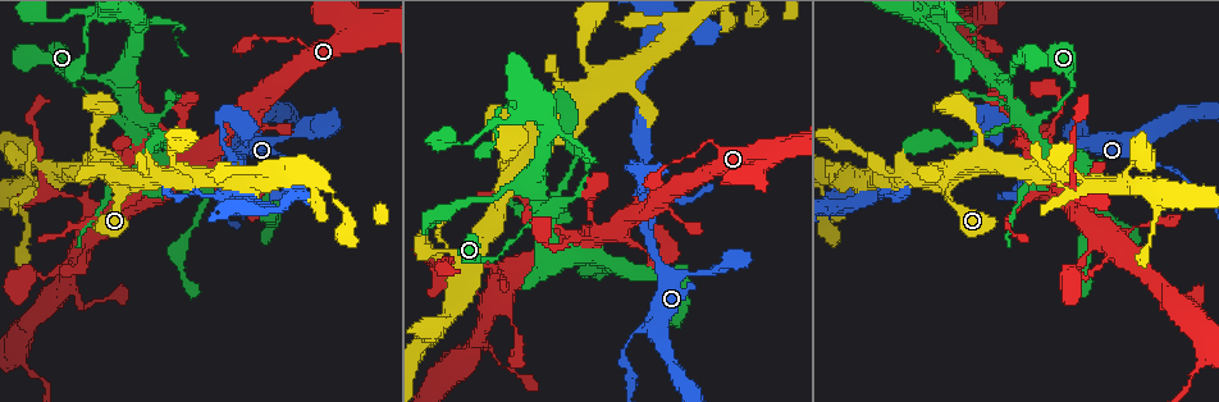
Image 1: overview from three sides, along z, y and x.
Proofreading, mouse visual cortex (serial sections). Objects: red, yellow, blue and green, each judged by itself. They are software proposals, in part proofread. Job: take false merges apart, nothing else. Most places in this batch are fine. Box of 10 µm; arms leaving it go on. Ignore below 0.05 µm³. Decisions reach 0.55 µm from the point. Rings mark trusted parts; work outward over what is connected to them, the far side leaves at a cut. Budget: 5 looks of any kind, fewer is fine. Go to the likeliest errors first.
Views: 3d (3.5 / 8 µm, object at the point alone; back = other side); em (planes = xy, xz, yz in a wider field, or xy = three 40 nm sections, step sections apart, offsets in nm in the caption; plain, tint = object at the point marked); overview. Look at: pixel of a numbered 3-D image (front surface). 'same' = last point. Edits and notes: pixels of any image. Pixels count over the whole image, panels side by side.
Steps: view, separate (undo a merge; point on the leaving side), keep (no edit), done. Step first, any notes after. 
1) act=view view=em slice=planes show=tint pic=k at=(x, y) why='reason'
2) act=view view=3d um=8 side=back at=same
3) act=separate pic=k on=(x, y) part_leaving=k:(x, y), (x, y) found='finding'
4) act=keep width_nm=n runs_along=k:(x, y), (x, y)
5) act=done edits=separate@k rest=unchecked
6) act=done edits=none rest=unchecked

act=view view=3d um=3.5 pic=1 at=(642, 330) why='thin arm on a thick one'

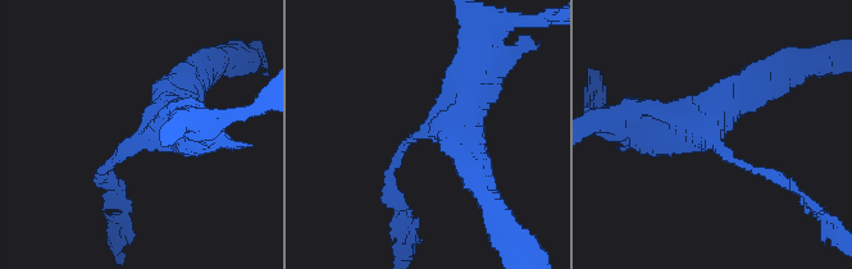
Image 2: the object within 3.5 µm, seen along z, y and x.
act=keep runs_along=2:(487, 69), (400, 151), (392, 194) found='all the same cell'

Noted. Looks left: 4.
act=view view=3d um=3.5 pic=1 at=(1084, 214) why='a fork'

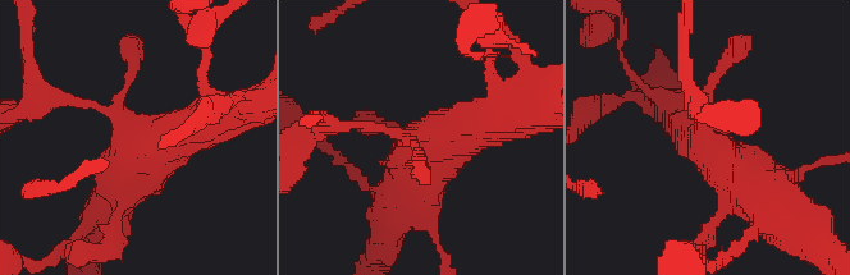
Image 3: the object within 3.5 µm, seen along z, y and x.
act=view view=em slice=xy step=1 show=tint pic=3 at=(705, 136)

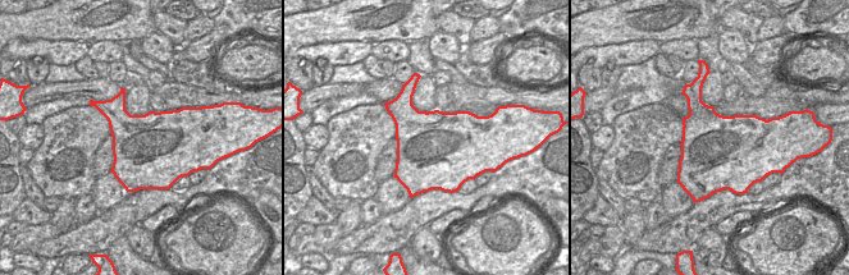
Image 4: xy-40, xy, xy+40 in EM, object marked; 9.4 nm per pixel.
act=keep runs_along=3:(222, 114), (142, 154), (112, 201) found='all the same cell'

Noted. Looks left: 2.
act=done edits=none rest=unchecked

